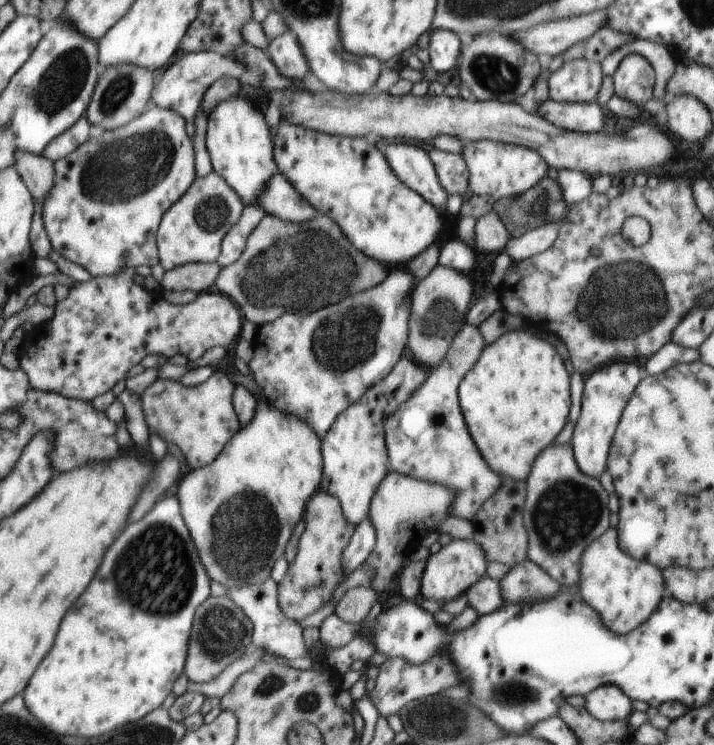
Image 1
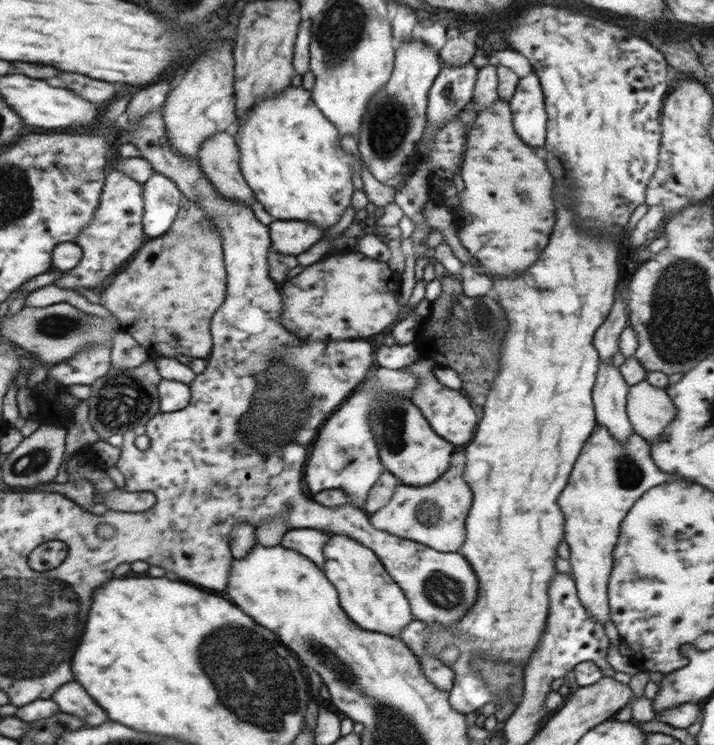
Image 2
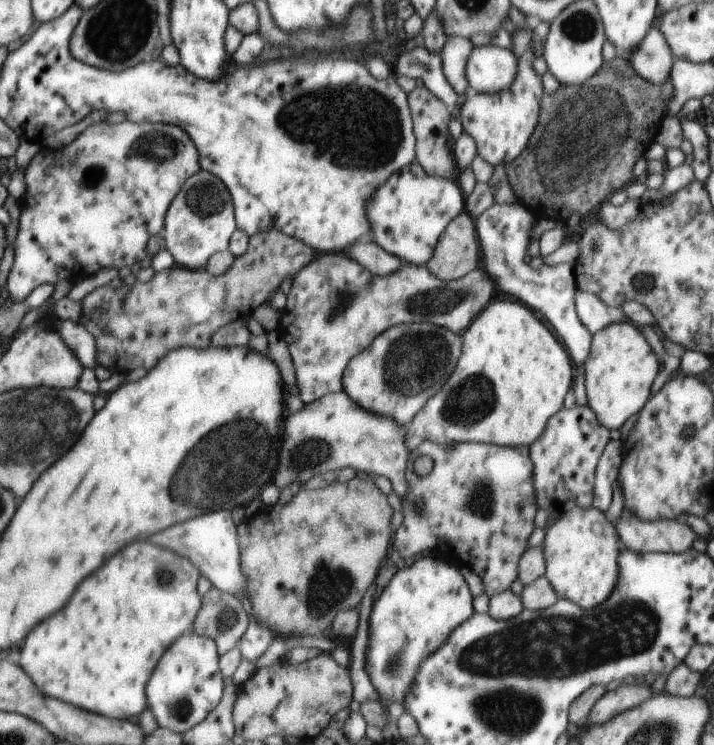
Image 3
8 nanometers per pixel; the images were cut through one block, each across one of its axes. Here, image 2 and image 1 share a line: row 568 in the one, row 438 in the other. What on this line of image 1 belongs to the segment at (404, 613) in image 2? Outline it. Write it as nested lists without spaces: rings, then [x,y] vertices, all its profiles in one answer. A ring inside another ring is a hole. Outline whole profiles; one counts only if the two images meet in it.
[[[402,357],[394,369],[342,412],[321,441],[321,491],[338,498],[342,514],[350,526],[358,526],[369,516],[370,502],[380,482],[389,472],[384,440],[384,420],[398,410],[424,384],[430,371],[415,361]]]

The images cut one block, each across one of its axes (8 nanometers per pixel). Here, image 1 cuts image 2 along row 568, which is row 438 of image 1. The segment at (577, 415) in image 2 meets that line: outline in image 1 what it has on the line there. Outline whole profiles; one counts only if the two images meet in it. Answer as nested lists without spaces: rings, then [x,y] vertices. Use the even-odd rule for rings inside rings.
[[[509,331],[490,345],[486,344],[476,364],[462,378],[458,398],[468,432],[486,464],[498,475],[526,481],[536,458],[553,444],[569,421],[570,378],[565,362],[550,342],[534,331]]]

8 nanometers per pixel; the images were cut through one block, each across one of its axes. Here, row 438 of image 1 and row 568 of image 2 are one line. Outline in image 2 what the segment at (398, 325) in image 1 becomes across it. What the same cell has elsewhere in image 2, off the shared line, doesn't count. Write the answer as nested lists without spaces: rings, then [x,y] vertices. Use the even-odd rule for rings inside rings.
[[[311,528],[290,529],[282,537],[281,544],[284,548],[298,551],[306,556],[310,562],[314,562],[320,570],[324,568],[326,557],[323,556],[323,548],[326,544],[328,533]]]

